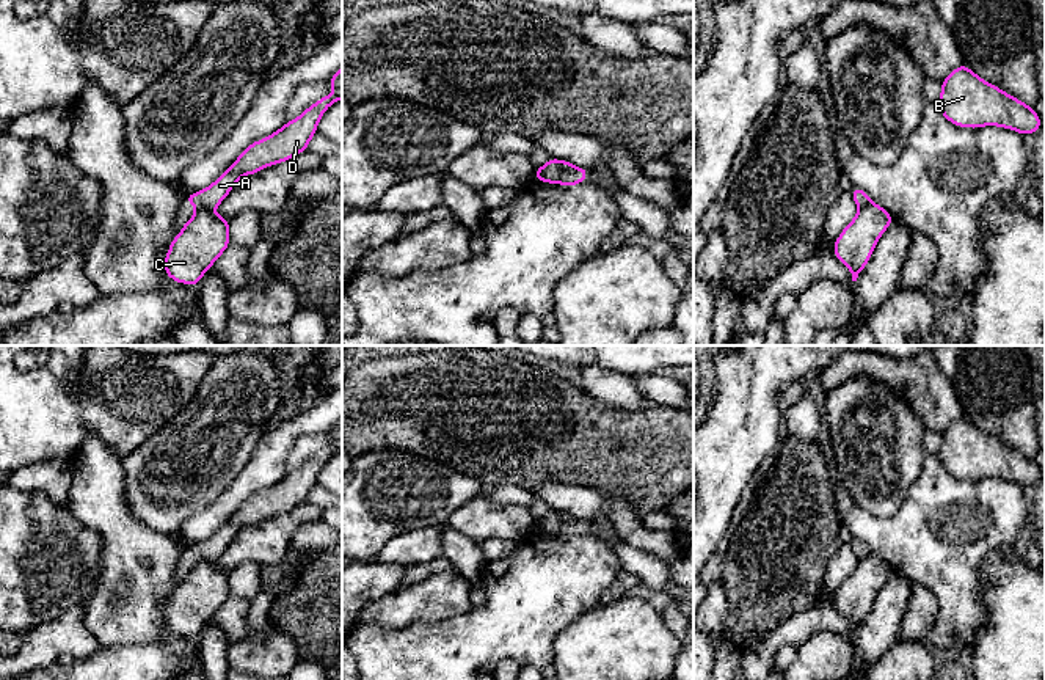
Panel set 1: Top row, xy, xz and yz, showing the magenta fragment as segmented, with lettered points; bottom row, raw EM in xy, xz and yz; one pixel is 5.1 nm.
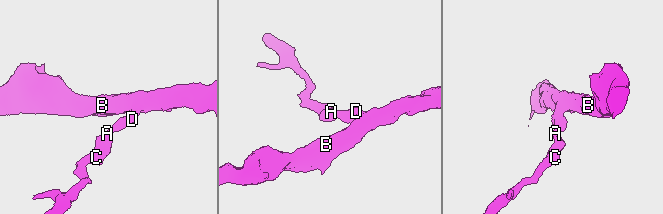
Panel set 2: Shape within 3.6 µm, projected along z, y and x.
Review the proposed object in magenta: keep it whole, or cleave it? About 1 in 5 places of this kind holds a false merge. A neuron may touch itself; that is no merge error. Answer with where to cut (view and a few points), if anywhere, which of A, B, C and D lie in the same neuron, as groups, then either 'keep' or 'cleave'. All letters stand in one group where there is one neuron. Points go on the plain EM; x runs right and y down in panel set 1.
cut in xy along (211, 559), (196, 561); A B D / C; cleave

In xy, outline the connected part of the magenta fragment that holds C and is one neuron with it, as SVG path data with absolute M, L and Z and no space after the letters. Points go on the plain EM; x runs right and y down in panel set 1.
M196 561L169 597L165 625L173 633L196 639L229 595L229 572L218 568L212 561Z

